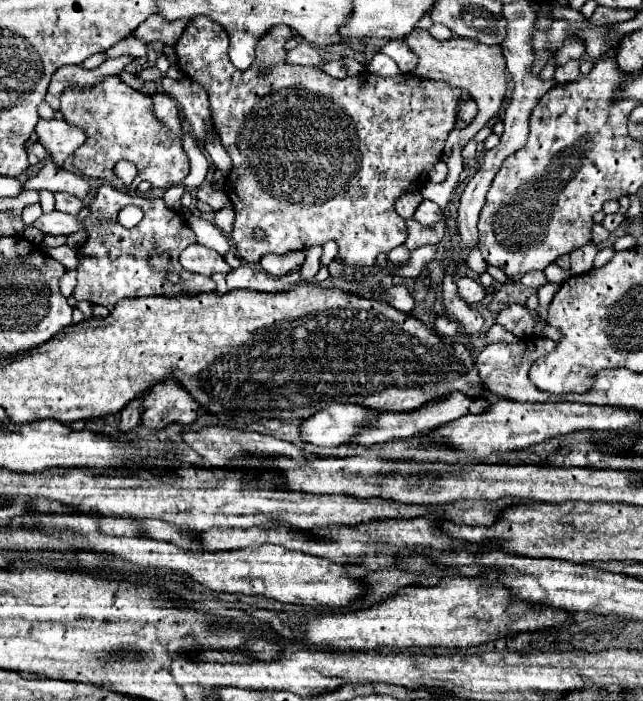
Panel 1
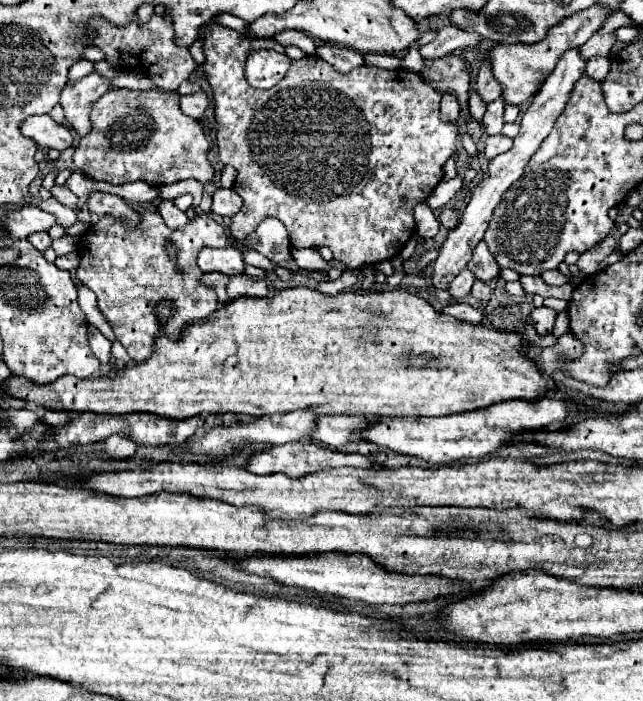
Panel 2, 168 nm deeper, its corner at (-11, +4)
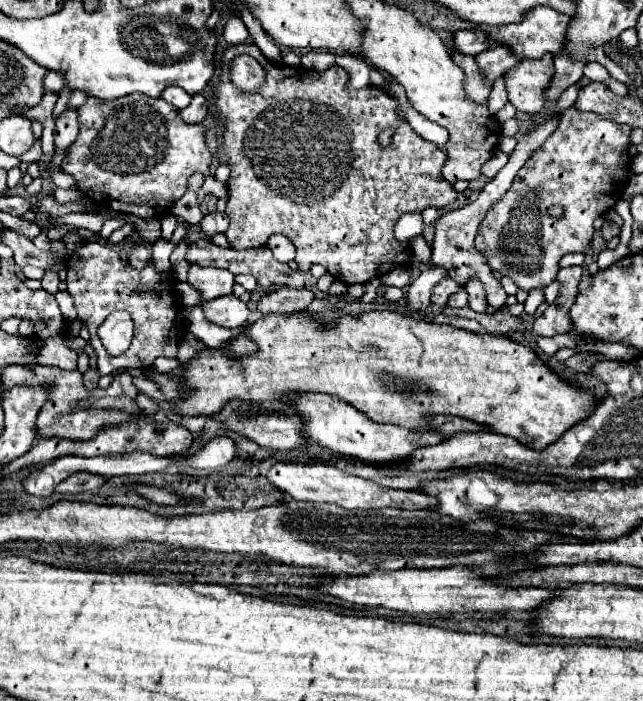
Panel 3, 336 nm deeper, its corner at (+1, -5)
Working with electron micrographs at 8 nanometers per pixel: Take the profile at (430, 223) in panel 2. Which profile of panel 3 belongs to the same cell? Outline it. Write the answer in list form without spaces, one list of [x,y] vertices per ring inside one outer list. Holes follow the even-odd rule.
[[[420,234],[420,236],[414,236],[412,240],[410,240],[410,246],[412,246],[412,252],[422,260],[422,262],[426,262],[428,258],[430,258],[430,246],[426,244],[426,240],[424,240],[424,236]]]

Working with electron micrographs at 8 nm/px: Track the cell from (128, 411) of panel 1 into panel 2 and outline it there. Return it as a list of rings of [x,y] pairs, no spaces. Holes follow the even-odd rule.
[[[112,435],[104,441],[104,451],[110,459],[130,459],[136,453],[136,443],[122,435]]]

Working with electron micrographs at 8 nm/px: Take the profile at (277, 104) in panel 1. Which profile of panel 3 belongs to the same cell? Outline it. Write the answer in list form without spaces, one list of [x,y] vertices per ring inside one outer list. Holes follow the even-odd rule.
[[[246,42],[246,44],[236,44],[236,46],[228,46],[224,52],[232,52],[232,54],[224,54],[222,62],[220,62],[220,82],[212,94],[216,112],[220,114],[222,122],[224,122],[224,154],[226,154],[226,164],[230,166],[230,178],[226,182],[228,186],[228,206],[226,206],[226,214],[230,218],[230,228],[224,232],[230,246],[232,248],[256,248],[256,246],[264,246],[268,236],[272,234],[284,234],[286,238],[292,240],[292,244],[296,246],[296,262],[298,268],[302,272],[310,270],[312,264],[322,264],[336,280],[346,282],[346,284],[364,284],[372,278],[380,278],[386,272],[394,270],[396,266],[402,266],[408,262],[410,254],[408,254],[408,244],[400,244],[394,238],[394,224],[396,220],[406,214],[406,212],[422,212],[426,206],[436,206],[436,208],[444,208],[448,204],[452,204],[456,200],[456,192],[454,188],[442,178],[442,166],[446,162],[446,154],[432,142],[426,142],[422,136],[418,136],[412,126],[408,124],[406,118],[400,118],[398,114],[398,100],[394,96],[390,96],[384,88],[380,86],[366,86],[362,90],[346,90],[346,82],[348,82],[348,74],[344,68],[340,66],[332,66],[326,72],[316,72],[316,70],[306,70],[306,68],[294,68],[294,66],[276,66],[272,64],[256,44]],[[238,54],[250,54],[252,58],[256,58],[268,72],[266,78],[266,86],[262,86],[262,90],[258,90],[256,94],[248,94],[248,92],[240,92],[232,86],[230,82],[230,68],[228,62],[230,58],[238,56]],[[392,128],[392,144],[382,146],[378,142],[378,134]]]

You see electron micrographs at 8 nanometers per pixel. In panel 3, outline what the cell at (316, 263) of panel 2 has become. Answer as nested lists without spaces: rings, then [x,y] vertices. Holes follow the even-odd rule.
[[[270,236],[268,240],[268,248],[274,252],[274,256],[280,260],[280,262],[290,262],[294,260],[294,246],[288,238],[284,236]]]

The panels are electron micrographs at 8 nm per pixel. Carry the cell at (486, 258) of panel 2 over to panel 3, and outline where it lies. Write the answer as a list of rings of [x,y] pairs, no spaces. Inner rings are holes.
[[[472,276],[464,288],[470,294],[470,308],[474,312],[486,312],[488,302],[486,302],[486,292],[484,292],[482,282],[476,276]]]

